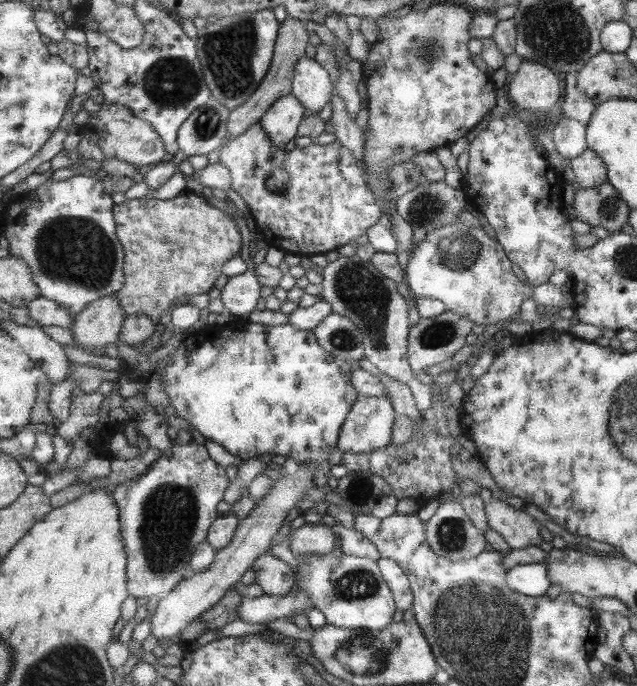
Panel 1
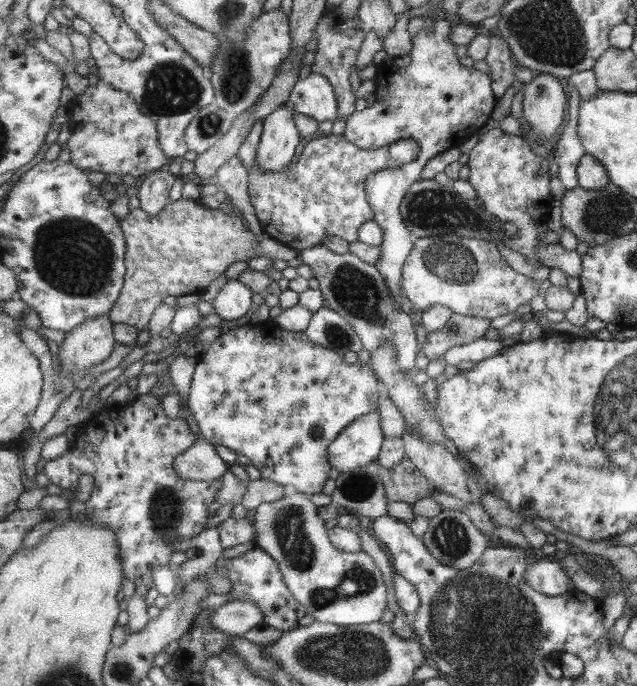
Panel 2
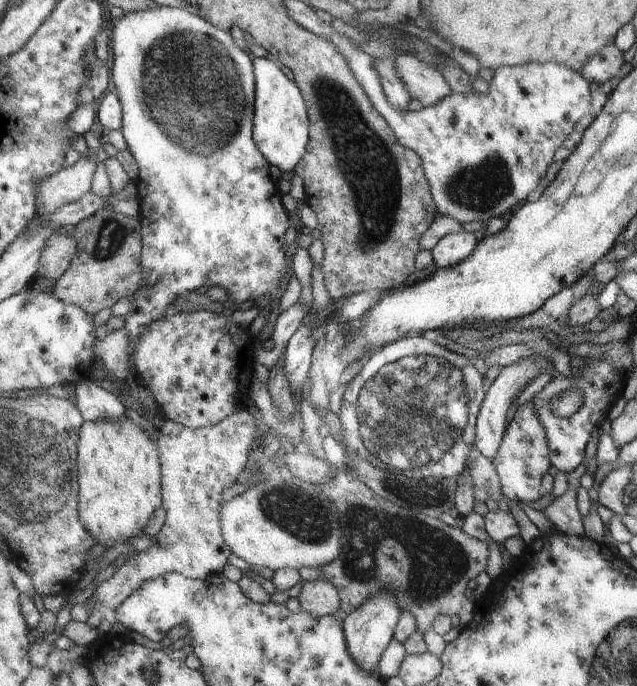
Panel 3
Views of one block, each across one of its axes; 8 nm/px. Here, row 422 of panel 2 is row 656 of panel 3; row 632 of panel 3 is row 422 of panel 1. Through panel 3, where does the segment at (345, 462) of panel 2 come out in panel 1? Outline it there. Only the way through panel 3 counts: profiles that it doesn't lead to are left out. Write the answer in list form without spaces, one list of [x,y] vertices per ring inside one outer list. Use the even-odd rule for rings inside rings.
[[[359,396],[349,420],[343,426],[339,450],[371,454],[391,444],[395,424],[393,402],[387,396]]]

